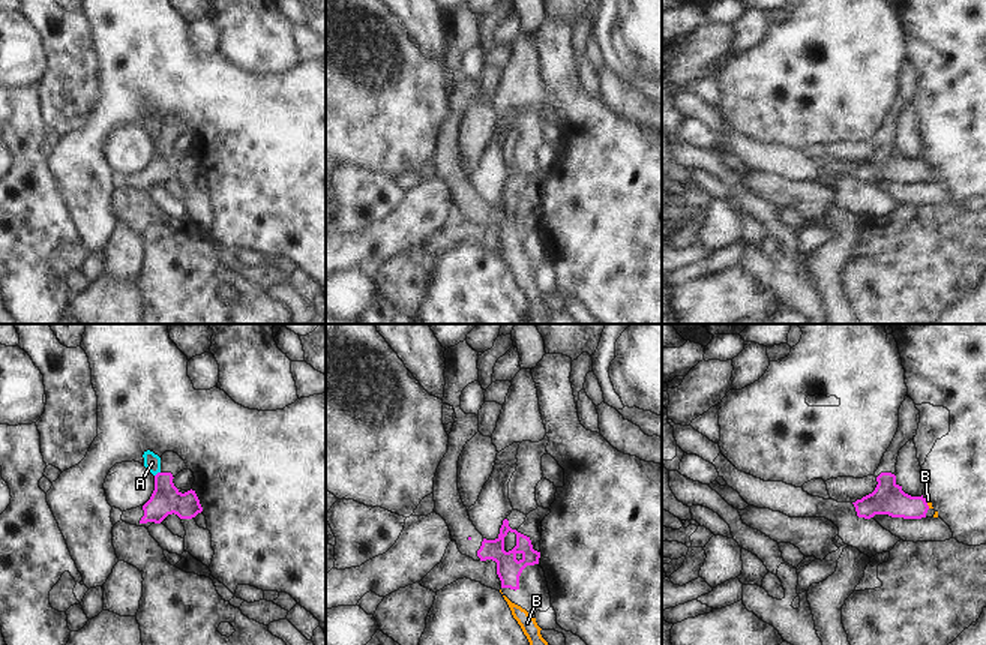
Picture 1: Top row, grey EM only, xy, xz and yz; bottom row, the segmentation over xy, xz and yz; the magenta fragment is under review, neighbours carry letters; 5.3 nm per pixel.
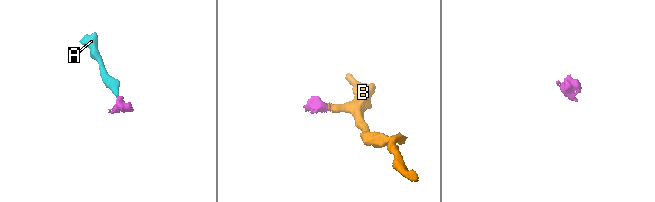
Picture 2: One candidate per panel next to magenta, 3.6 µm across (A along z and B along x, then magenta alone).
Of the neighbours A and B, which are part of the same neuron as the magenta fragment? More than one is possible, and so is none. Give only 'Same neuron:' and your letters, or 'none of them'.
Same neuron: A, B

